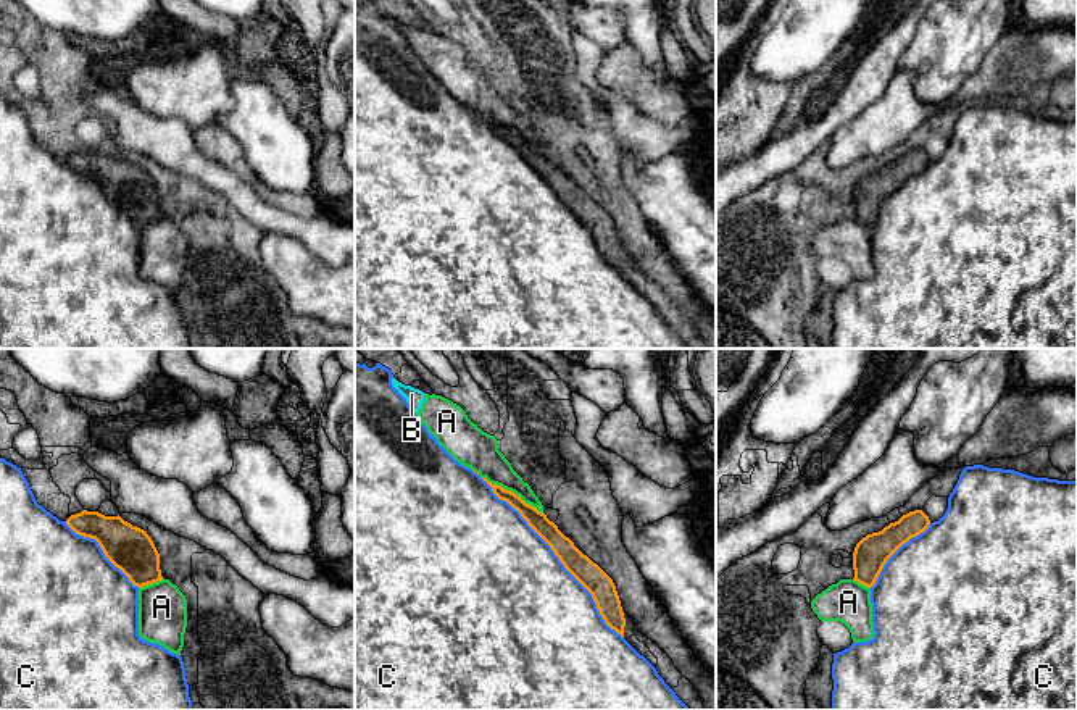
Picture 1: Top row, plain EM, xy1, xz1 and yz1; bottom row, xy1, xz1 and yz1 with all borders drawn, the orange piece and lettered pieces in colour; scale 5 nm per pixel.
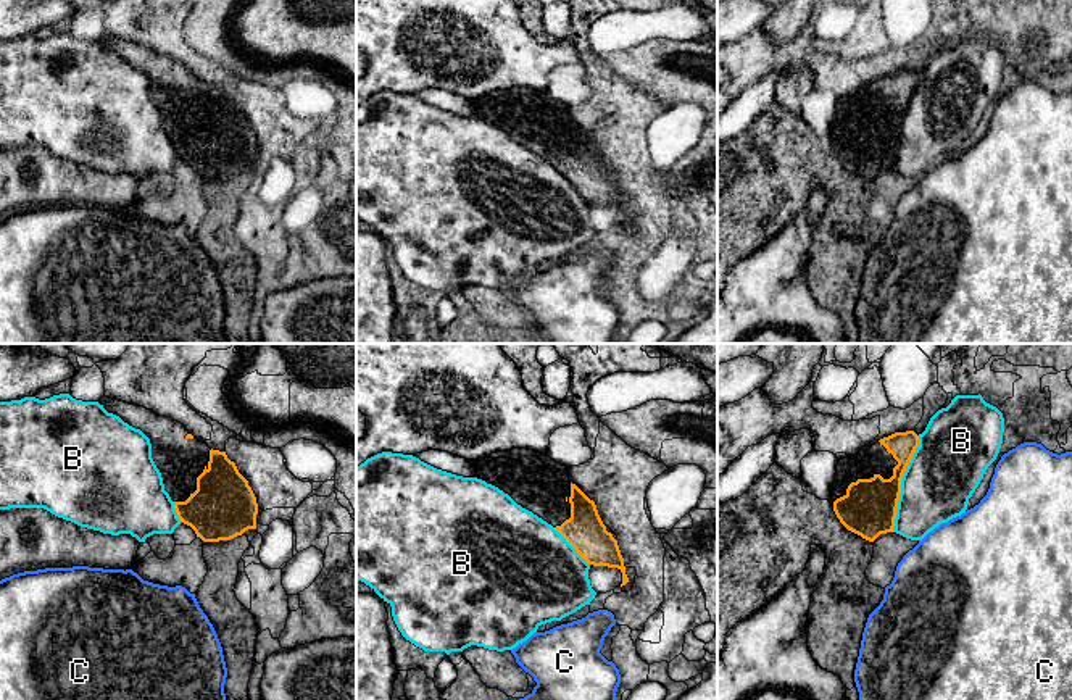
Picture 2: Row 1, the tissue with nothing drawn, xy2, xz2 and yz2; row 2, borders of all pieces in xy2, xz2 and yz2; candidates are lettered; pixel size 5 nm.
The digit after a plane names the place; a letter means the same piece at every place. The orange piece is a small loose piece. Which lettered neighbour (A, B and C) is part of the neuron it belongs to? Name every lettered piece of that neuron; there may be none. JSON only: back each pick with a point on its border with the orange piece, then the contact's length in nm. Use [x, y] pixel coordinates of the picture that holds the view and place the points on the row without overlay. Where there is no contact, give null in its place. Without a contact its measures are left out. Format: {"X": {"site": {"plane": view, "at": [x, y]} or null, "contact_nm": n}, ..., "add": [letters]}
{"add": []}

